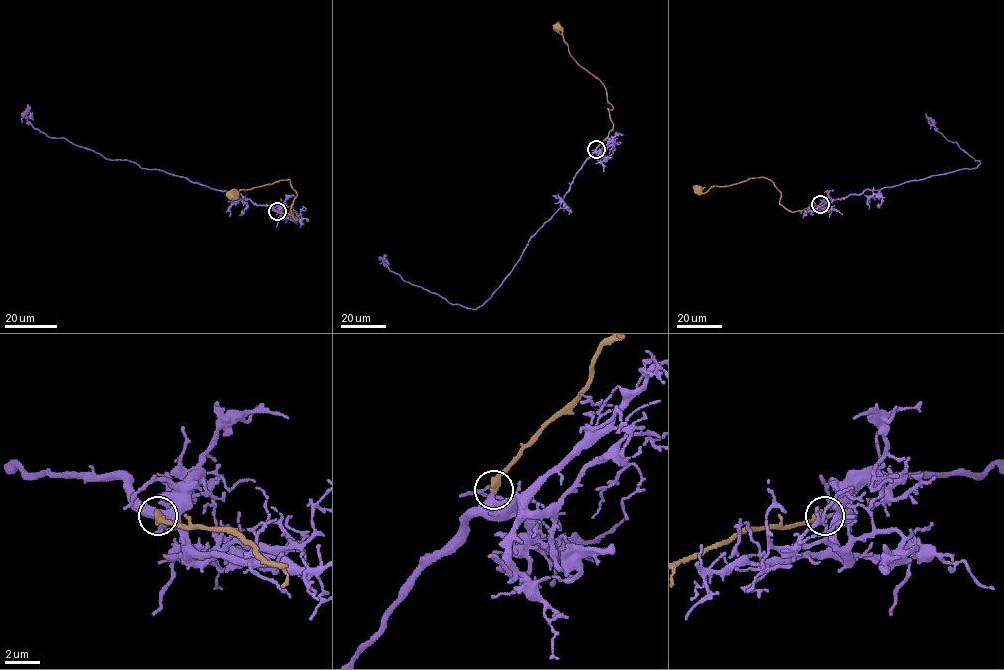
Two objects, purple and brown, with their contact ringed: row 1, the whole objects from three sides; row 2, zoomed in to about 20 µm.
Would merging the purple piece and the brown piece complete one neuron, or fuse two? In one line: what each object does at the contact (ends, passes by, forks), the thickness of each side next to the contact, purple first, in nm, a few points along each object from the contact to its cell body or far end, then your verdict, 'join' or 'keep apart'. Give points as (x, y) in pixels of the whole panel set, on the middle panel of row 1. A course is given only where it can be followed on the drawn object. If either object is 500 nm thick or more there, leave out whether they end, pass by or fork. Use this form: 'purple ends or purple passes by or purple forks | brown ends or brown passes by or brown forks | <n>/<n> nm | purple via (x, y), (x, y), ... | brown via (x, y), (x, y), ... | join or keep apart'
purple ends | brown ends | 420/440 nm | purple via (596, 149), (573, 179), (560, 208), (530, 239), (501, 285), (478, 308), (451, 304), (413, 285), (379, 259) | brown via (596, 149), (613, 128), (607, 109), (612, 106), (607, 101), (604, 85), (570, 55), (558, 28) | join

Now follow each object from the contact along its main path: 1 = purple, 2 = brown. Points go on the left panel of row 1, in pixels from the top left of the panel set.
1: (277, 211), (240, 194), (128, 160), (106, 159), (64, 138), (51, 138), (35, 129), (25, 112), (21, 122)
2: (277, 211), (287, 213), (297, 219), (290, 209), (296, 192), (289, 179), (240, 189), (237, 198), (233, 194)

